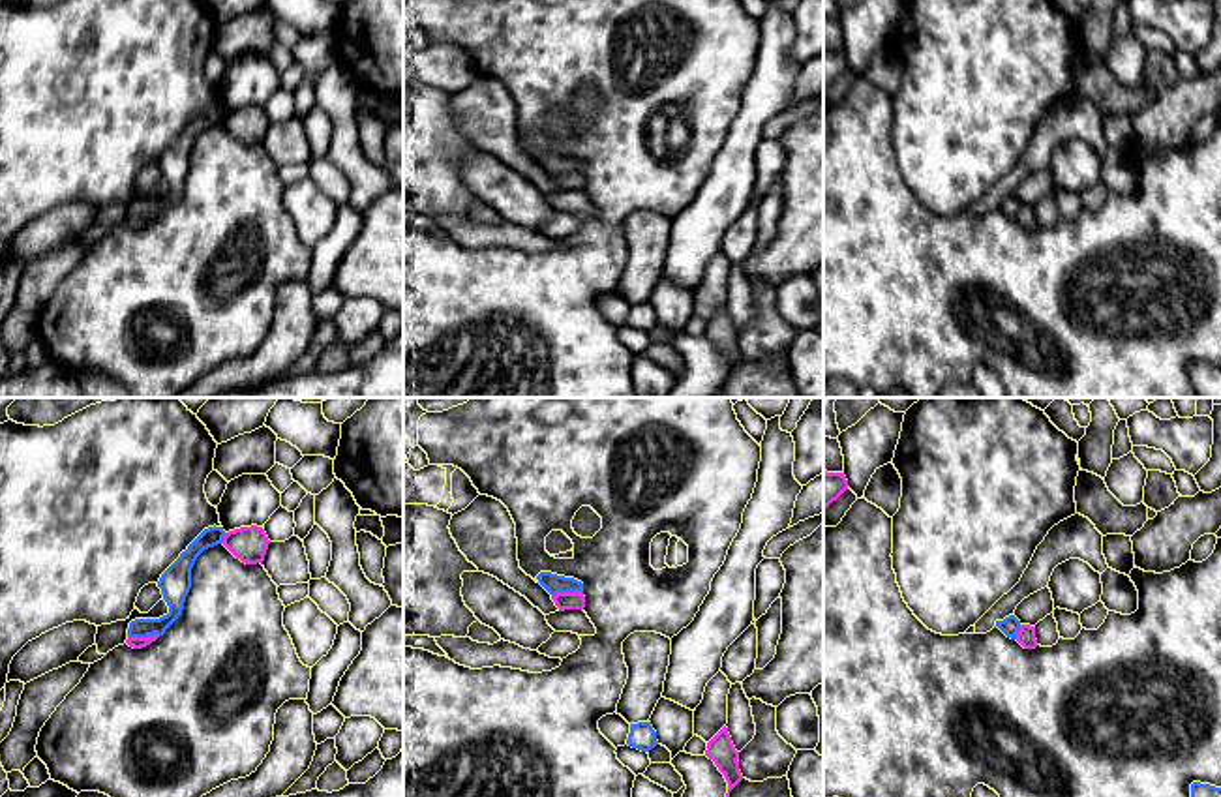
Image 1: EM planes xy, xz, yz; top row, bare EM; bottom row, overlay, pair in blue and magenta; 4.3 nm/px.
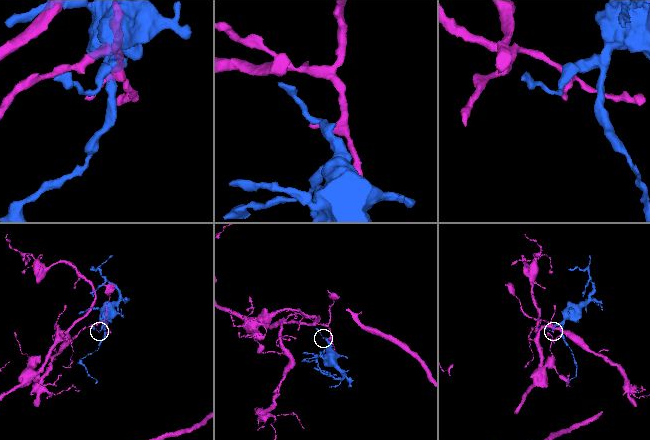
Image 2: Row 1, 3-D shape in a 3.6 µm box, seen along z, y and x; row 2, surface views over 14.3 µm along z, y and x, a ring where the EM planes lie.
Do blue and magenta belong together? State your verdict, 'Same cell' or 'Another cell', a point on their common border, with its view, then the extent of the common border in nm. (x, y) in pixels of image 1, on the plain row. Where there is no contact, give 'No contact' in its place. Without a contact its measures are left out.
Another cell. Touches blue at xy (143, 216). Shared border 140 nm

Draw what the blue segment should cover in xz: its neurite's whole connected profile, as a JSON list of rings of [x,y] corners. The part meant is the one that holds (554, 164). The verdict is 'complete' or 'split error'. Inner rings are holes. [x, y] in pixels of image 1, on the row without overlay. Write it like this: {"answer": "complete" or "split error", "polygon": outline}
{"answer": "complete", "polygon": [[[540,152],[536,159],[550,174],[574,173],[574,171],[583,173],[583,163],[574,158],[565,158],[551,152]]]}

